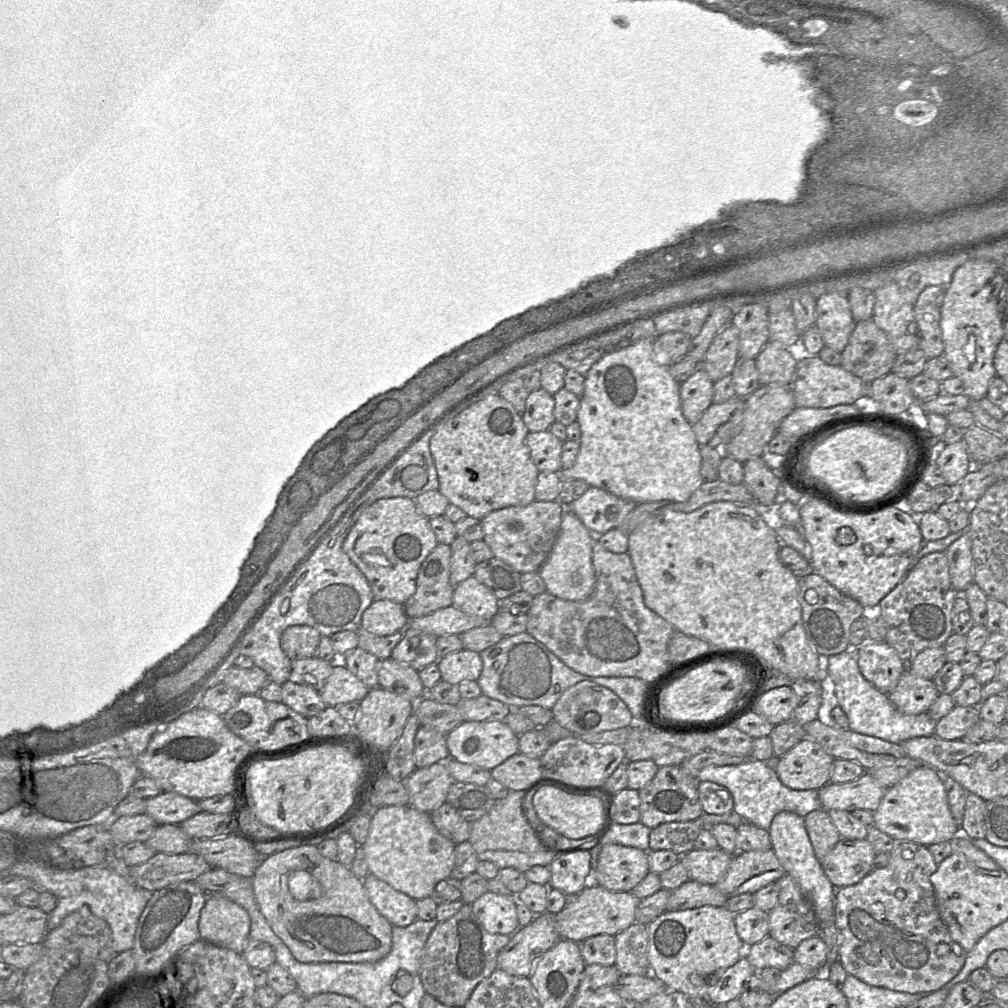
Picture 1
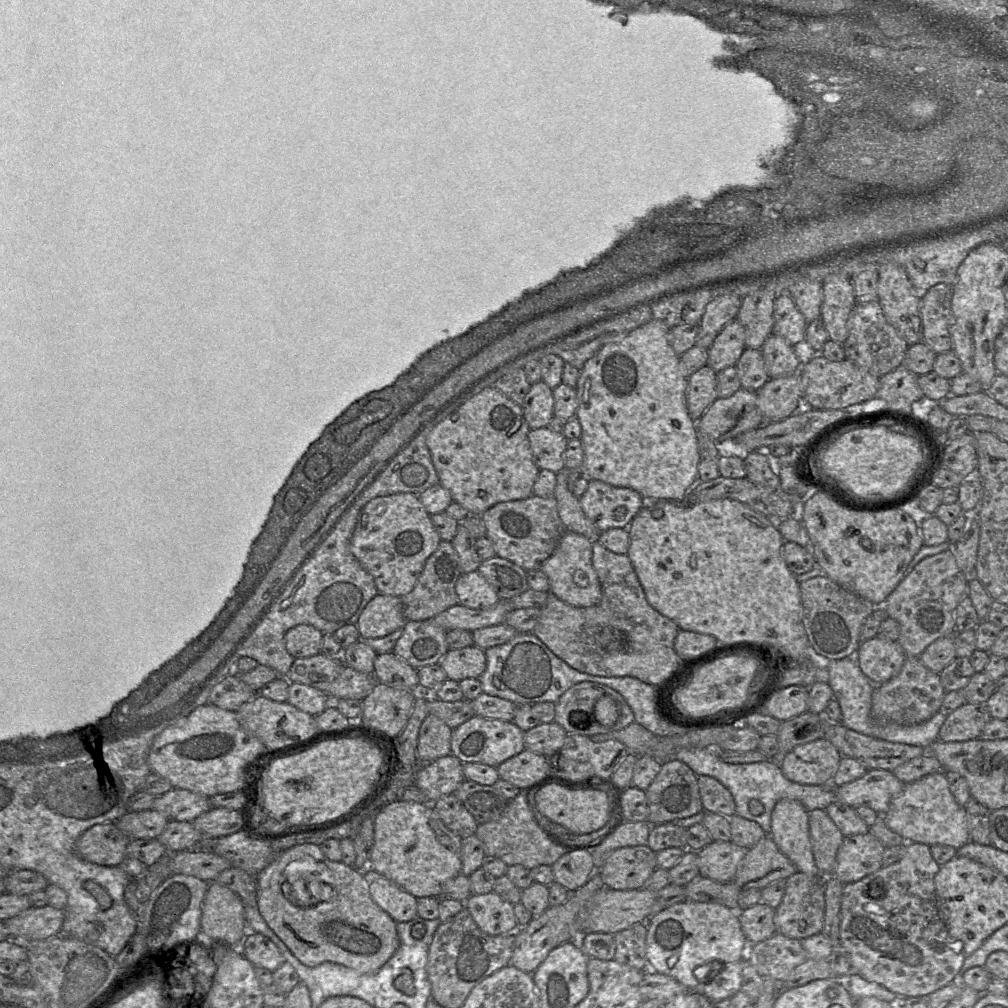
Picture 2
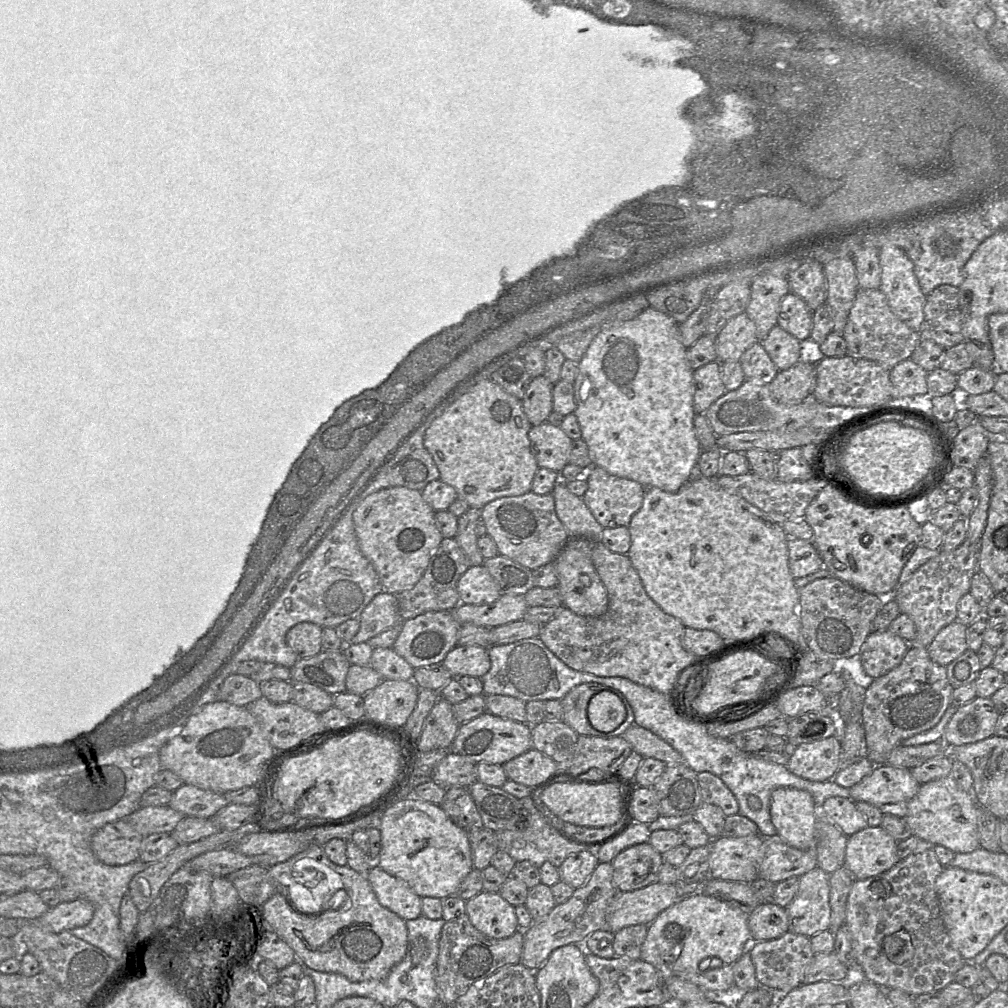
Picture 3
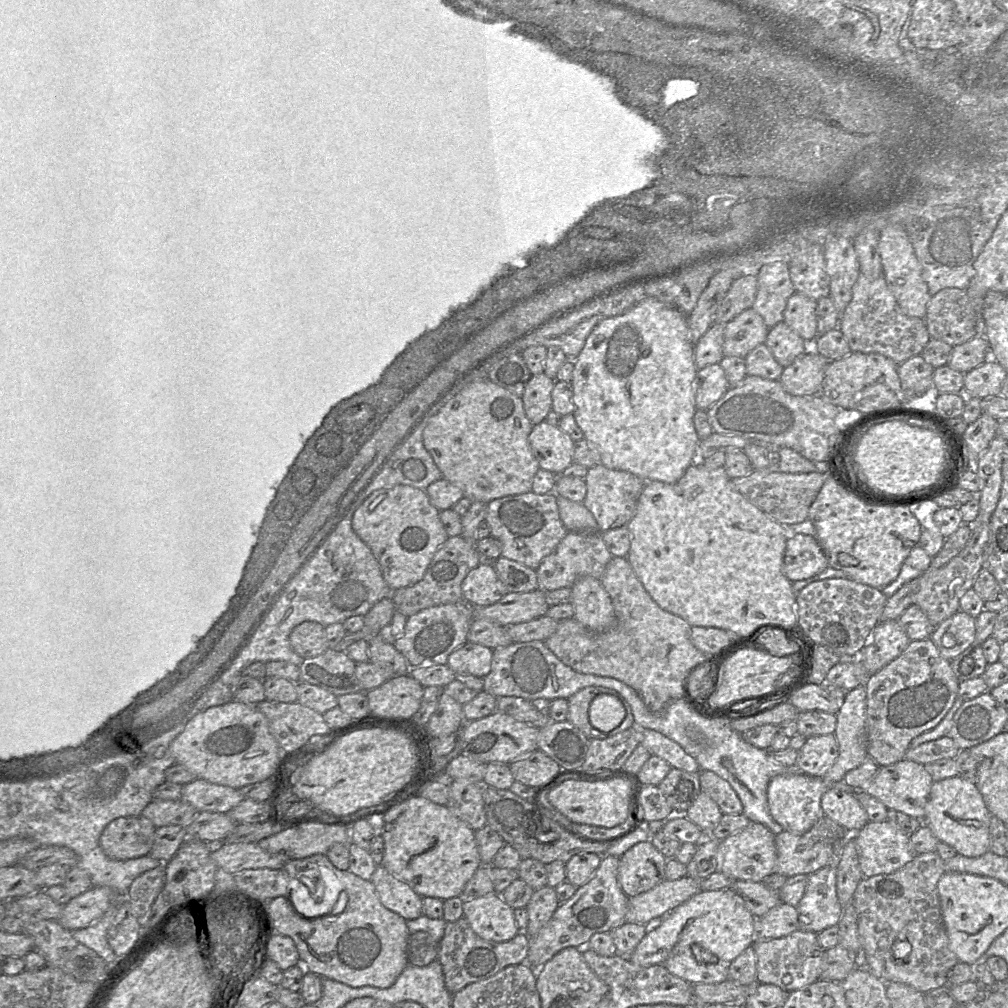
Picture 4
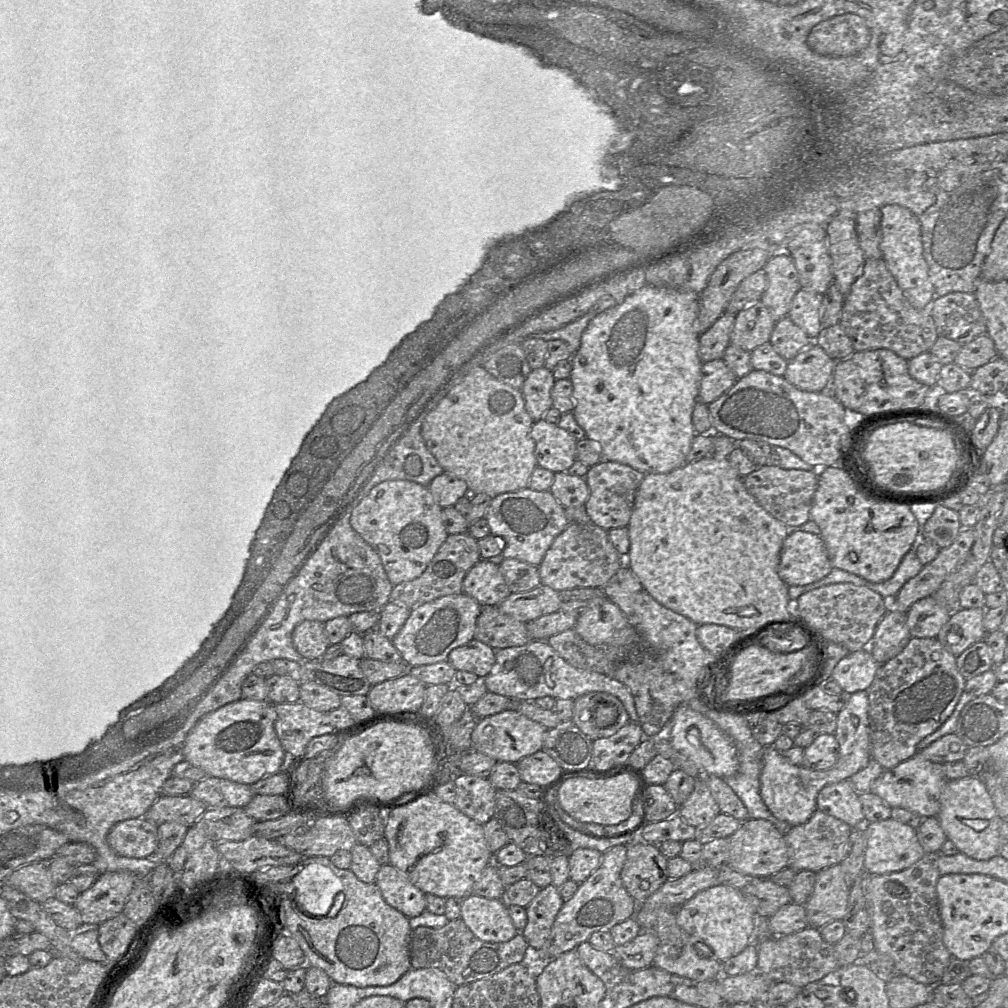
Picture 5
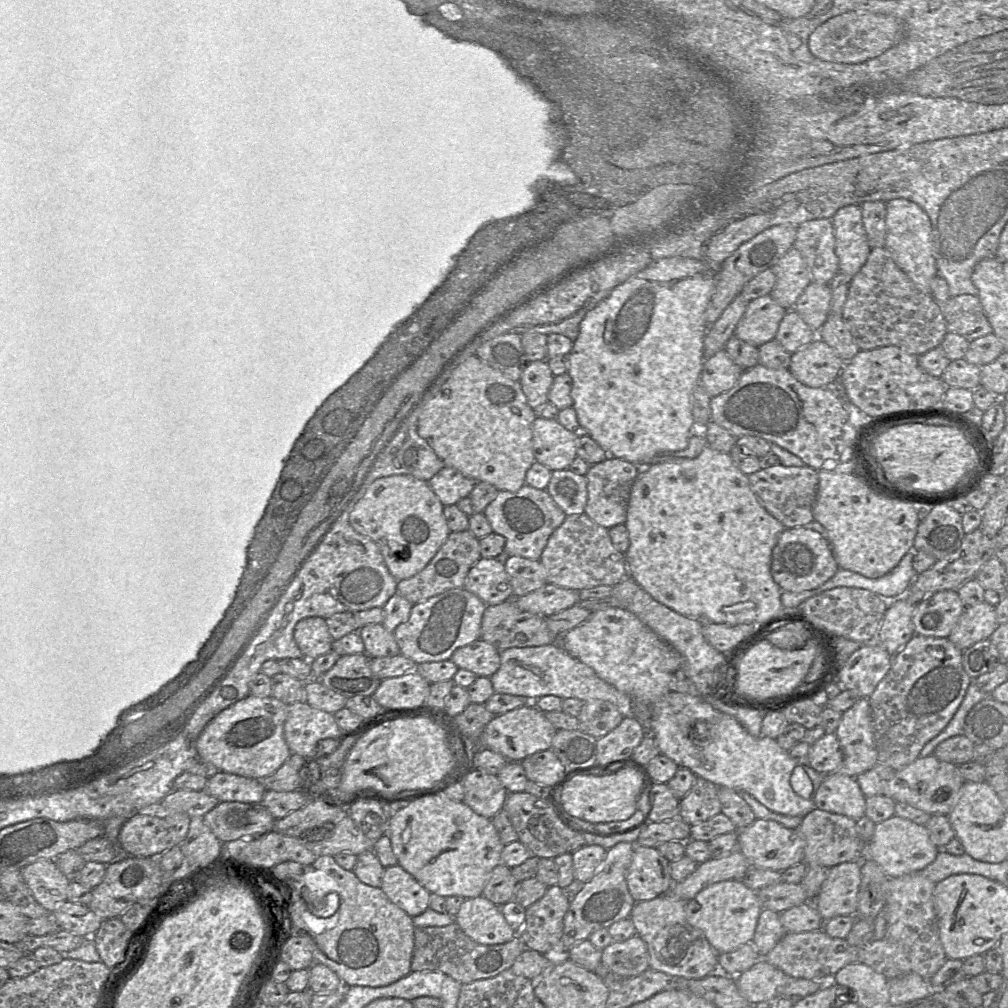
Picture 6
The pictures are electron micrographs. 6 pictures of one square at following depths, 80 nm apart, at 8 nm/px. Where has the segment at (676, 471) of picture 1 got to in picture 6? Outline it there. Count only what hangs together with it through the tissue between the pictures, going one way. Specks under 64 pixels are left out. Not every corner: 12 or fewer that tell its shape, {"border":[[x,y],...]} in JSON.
{"border":[[652,262],[581,321],[572,407],[637,466],[687,448],[714,292]]}

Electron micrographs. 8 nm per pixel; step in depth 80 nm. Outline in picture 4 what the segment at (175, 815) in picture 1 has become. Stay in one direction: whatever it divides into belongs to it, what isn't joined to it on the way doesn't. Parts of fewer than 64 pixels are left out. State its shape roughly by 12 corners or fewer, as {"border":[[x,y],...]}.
{"border":[[194,779],[181,800],[200,812],[228,813],[239,789]]}

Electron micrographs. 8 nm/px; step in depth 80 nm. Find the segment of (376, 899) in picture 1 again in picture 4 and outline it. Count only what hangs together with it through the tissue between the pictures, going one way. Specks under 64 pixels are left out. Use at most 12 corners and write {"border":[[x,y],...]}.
{"border":[[382,865],[370,881],[385,908],[405,920],[423,914],[423,897]]}

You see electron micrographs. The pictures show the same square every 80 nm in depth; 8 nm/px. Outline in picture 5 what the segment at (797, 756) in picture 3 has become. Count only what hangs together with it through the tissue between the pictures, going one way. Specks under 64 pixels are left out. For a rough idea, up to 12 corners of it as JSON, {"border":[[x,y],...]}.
{"border":[[818,734],[804,749],[803,766],[831,768],[839,756],[834,734]]}

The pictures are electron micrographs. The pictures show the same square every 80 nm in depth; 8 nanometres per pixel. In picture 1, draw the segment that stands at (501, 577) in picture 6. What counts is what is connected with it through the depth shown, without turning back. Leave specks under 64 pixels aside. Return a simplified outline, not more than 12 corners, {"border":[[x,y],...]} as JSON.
{"border":[[474,576],[456,585],[453,606],[493,619],[501,602]]}

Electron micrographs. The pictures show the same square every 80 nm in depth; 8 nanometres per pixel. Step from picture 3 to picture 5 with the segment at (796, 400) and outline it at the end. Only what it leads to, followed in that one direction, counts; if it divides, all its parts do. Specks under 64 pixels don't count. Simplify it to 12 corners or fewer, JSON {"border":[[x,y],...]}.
{"border":[[812,342],[783,376],[802,391],[828,391],[835,360]]}

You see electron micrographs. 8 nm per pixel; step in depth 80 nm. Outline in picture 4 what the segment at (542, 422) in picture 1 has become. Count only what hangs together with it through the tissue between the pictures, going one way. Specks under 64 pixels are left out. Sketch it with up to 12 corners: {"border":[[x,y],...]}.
{"border":[[544,372],[532,375],[522,400],[533,425],[552,410],[556,380]]}

